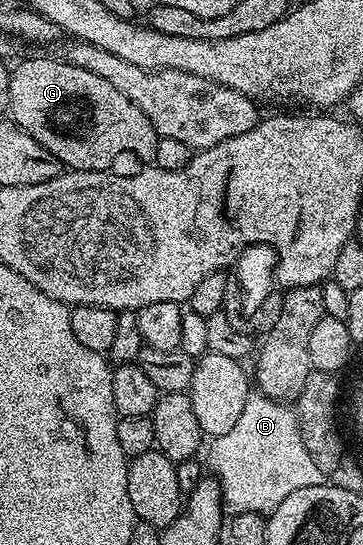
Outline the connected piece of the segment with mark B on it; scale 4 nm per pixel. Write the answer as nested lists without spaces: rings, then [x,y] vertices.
[[[251,394],[244,402],[244,411],[228,434],[209,441],[208,468],[222,491],[222,503],[231,513],[259,512],[269,514],[296,490],[320,486],[324,476],[312,462],[301,438],[297,413],[289,403],[261,394]]]

